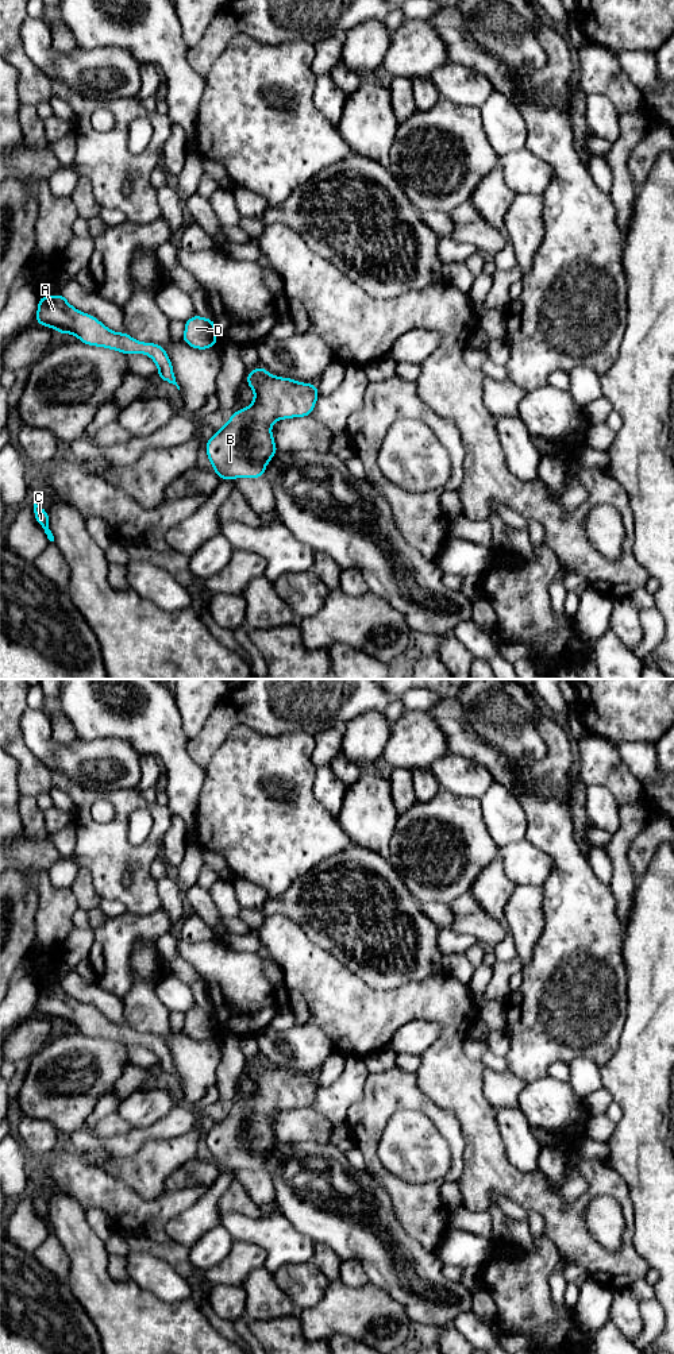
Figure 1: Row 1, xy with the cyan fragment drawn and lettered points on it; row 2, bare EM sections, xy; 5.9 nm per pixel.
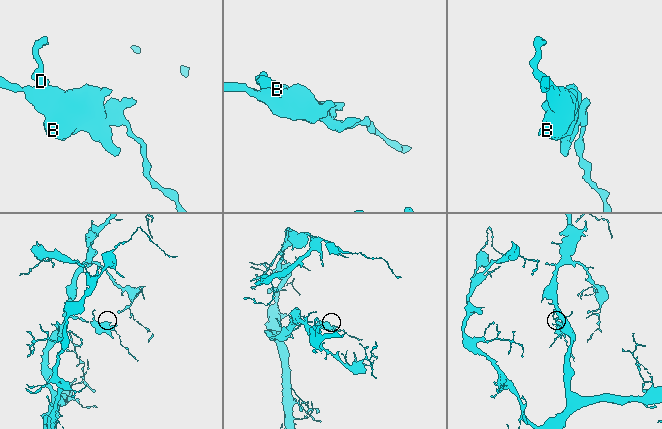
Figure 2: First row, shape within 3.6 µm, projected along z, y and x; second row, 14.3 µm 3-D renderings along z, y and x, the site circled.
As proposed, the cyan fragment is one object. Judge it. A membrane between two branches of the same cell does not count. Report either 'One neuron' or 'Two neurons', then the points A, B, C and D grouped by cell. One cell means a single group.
One neuron. Groups: A B C D

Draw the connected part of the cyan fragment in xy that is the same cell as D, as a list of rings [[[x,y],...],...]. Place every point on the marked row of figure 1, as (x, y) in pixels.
[[[195,315],[185,321],[185,332],[181,339],[196,350],[207,350],[215,347],[216,336],[217,329],[213,320]]]

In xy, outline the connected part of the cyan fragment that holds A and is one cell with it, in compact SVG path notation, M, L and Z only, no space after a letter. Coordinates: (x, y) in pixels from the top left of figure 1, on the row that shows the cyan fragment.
M63 294L39 297L35 323L50 327L59 335L76 335L84 344L111 348L127 356L134 352L149 355L158 367L158 378L176 385L180 390L173 374L172 360L162 346L138 342L126 331L122 333L111 331L92 315L72 306Z

